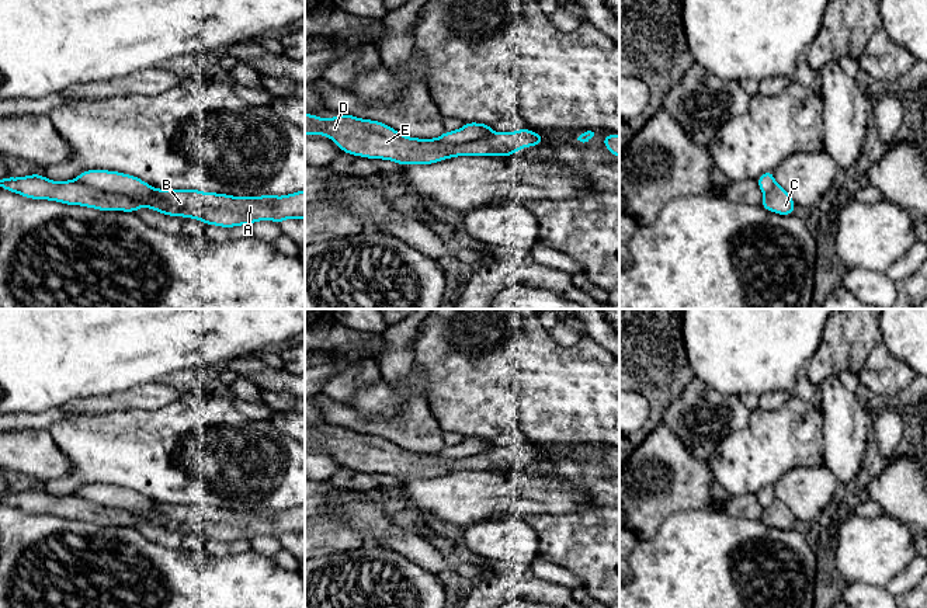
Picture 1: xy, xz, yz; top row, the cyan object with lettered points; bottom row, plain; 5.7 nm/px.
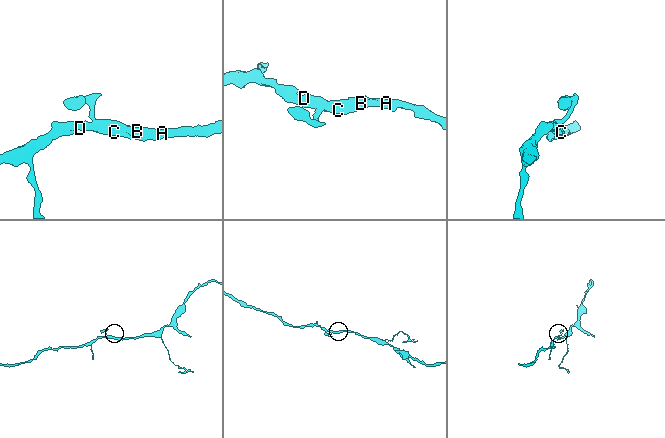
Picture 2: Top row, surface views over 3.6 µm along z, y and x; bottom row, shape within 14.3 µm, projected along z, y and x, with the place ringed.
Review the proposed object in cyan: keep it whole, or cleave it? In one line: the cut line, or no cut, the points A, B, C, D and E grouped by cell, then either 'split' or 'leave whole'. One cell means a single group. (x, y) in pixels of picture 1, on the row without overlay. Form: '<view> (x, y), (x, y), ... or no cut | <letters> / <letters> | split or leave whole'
no cut | A B C D E | leave whole

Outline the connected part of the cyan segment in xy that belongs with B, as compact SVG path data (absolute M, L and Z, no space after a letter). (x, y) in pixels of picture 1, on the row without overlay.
M100 483L81 486L76 494L62 497L45 493L38 487L20 493L4 491L0 494L0 503L29 514L58 515L65 520L81 520L104 527L122 525L136 528L139 522L146 521L166 531L198 534L205 539L221 542L250 541L257 535L282 538L288 532L305 534L305 504L284 511L270 508L261 511L233 511L218 507L206 508L201 504L159 504L135 490Z

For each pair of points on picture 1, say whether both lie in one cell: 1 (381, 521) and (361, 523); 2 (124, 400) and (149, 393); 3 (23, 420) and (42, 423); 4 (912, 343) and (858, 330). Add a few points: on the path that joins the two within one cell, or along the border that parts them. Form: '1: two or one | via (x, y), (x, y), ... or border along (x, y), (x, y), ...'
1: one | via (377, 521), (365, 521)
2: one | via (129, 399), (143, 396)
3: one | via (27, 420), (38, 421)
4: two | border along (878, 323), (882, 341)

